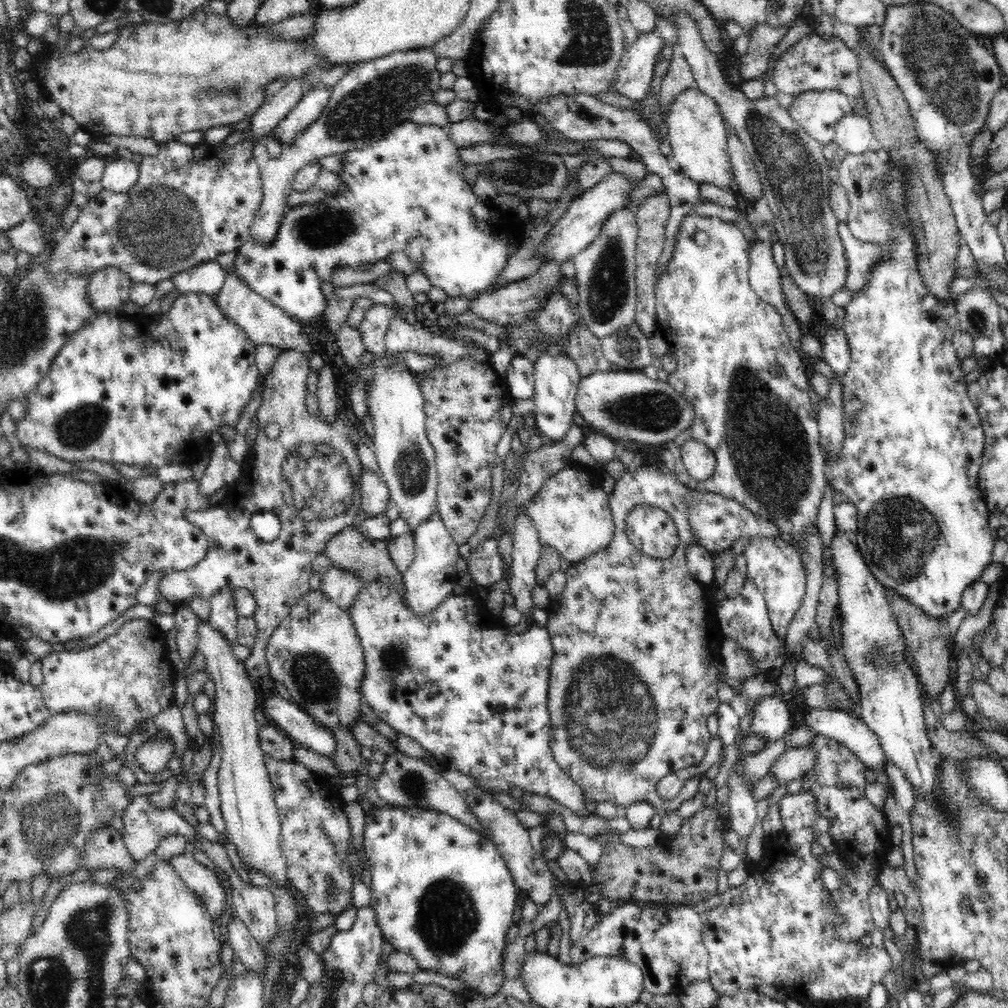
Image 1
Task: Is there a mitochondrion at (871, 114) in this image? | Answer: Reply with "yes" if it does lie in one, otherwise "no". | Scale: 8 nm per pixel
no

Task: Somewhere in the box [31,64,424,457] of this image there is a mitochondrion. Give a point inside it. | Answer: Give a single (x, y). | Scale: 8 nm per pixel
(161, 226)

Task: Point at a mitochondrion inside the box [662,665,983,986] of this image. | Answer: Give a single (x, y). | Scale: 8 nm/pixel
(951, 801)

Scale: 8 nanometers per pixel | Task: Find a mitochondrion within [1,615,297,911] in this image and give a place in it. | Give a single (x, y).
(49, 826)

